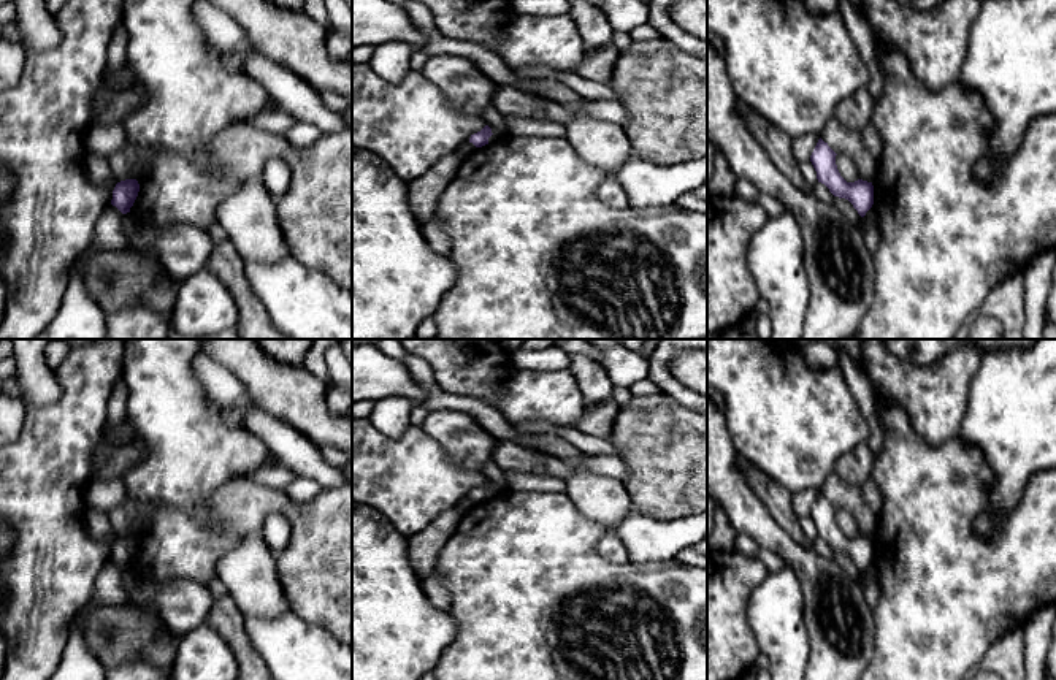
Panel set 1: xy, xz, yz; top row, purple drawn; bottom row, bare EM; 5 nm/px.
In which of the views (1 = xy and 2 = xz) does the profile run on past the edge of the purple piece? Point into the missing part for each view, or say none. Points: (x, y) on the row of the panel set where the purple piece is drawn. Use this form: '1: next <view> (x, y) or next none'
1: next none
2: next none

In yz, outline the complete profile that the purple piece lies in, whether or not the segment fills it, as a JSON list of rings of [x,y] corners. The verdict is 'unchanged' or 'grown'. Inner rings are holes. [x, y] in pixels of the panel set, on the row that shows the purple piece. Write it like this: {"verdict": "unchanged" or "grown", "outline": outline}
{"verdict": "unchanged", "outline": [[[820,138],[810,155],[817,179],[825,184],[834,197],[848,200],[858,214],[864,217],[874,204],[874,185],[863,179],[847,182],[837,170],[836,155],[828,143]]]}

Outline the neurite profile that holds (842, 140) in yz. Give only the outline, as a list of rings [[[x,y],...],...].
[[[836,116],[823,127],[820,138],[836,152],[848,155],[856,168],[859,179],[872,182],[877,174],[877,162],[869,154],[861,132],[850,130]]]

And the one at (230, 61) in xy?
[[[209,43],[209,52],[220,60],[220,63],[230,71],[244,73],[244,65],[238,54],[227,52],[217,48],[214,43]]]

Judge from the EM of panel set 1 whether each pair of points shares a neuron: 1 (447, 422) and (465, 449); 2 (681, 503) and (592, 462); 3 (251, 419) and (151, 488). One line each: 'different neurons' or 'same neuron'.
1: same neuron
2: different neurons
3: different neurons

